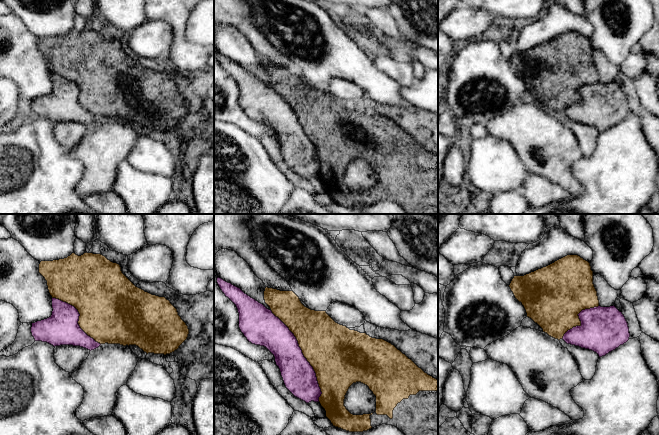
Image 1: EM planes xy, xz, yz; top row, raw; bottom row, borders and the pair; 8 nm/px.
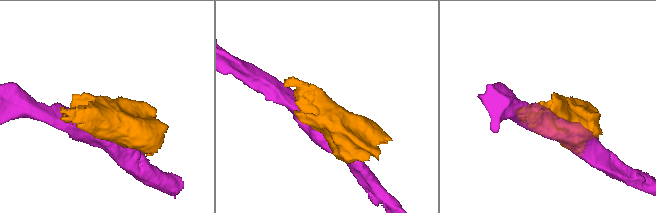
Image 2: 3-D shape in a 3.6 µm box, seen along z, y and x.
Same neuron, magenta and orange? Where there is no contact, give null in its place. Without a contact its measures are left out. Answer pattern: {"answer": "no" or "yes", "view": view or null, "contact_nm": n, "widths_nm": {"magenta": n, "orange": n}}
{"answer": "no", "view": "xz", "contact_nm": 850, "widths_nm": {"magenta": 260, "orange": 440}}

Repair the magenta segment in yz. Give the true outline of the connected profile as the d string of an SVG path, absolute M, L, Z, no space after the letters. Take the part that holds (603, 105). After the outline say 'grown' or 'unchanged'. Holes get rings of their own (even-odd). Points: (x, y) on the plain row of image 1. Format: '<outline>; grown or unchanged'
M614 81L585 85L578 92L581 101L568 106L562 114L567 120L592 126L602 133L629 116L628 99Z; unchanged

